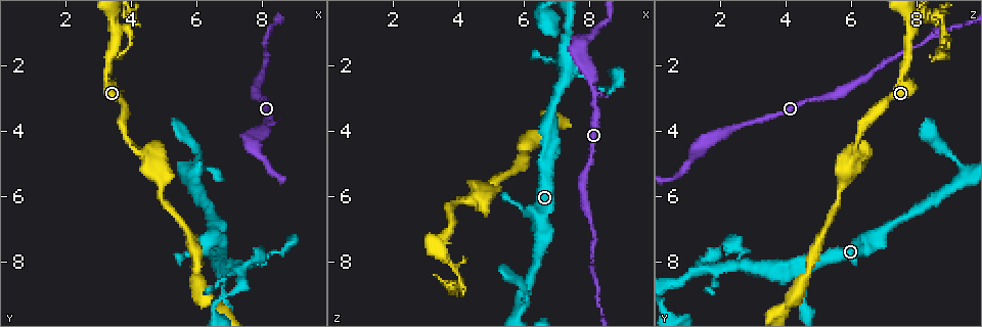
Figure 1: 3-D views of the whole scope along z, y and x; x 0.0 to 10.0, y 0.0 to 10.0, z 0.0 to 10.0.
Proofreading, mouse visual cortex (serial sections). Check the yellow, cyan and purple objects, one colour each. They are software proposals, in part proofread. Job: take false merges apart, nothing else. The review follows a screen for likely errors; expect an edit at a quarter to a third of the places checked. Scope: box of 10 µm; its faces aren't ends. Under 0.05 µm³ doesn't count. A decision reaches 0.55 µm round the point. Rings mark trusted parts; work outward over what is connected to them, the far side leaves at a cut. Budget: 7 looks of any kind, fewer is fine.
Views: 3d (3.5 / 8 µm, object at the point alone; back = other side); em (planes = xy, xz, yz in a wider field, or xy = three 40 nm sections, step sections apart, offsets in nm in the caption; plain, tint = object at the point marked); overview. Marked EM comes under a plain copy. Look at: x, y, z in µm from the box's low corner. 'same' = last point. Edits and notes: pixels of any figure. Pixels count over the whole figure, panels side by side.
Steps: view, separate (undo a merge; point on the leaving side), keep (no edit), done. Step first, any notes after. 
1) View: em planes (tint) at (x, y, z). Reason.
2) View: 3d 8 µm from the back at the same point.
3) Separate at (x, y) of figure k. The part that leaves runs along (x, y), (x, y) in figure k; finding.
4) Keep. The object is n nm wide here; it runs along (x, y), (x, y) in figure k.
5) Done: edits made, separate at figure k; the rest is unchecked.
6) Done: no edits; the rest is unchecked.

View: 3d 3.5 µm from the back at (8.15, 3.75, 2.80). Narrows sharply.

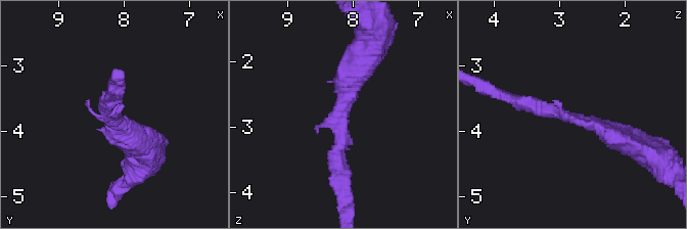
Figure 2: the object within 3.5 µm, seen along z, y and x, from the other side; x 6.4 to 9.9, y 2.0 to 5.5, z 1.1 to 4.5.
View: em planes (tint) at (8.15, 3.85, 2.70).

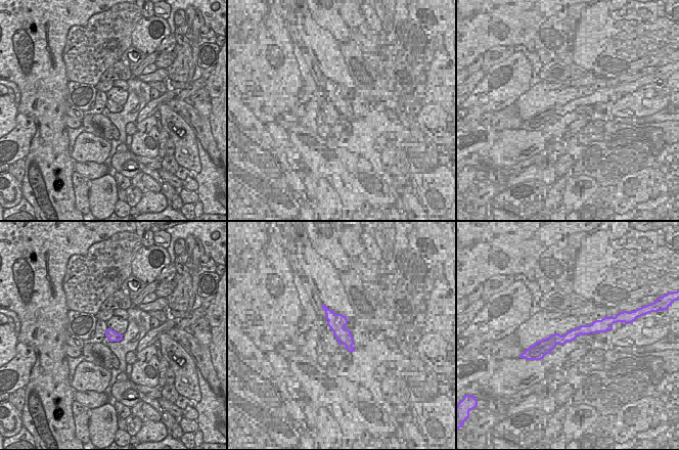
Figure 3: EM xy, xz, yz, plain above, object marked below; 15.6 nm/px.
Keep. It runs along (515, 99), (592, 122), (629, 143) in figure 2; all the same cell.

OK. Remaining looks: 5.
View: 3d 3.5 µm at (7.30, 8.10, 2.25). Two arms in line, one across.

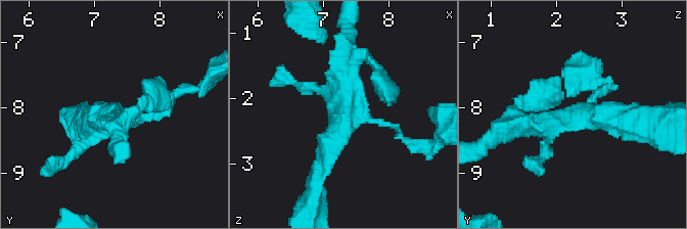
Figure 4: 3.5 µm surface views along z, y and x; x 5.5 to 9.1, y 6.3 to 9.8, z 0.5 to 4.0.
View: em xy step 1 (tint) at (7.30, 8.15, 2.30). Shape alone is not enough.

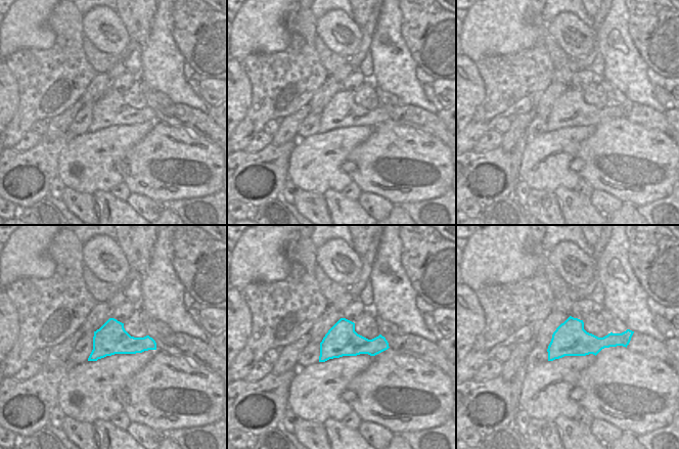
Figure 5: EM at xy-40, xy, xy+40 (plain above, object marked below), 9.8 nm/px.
Separate at (595, 91) of figure 4. Two cells meet here.

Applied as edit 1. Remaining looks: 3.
Done: edits made, separate at figure 4; the rest is unchecked.

